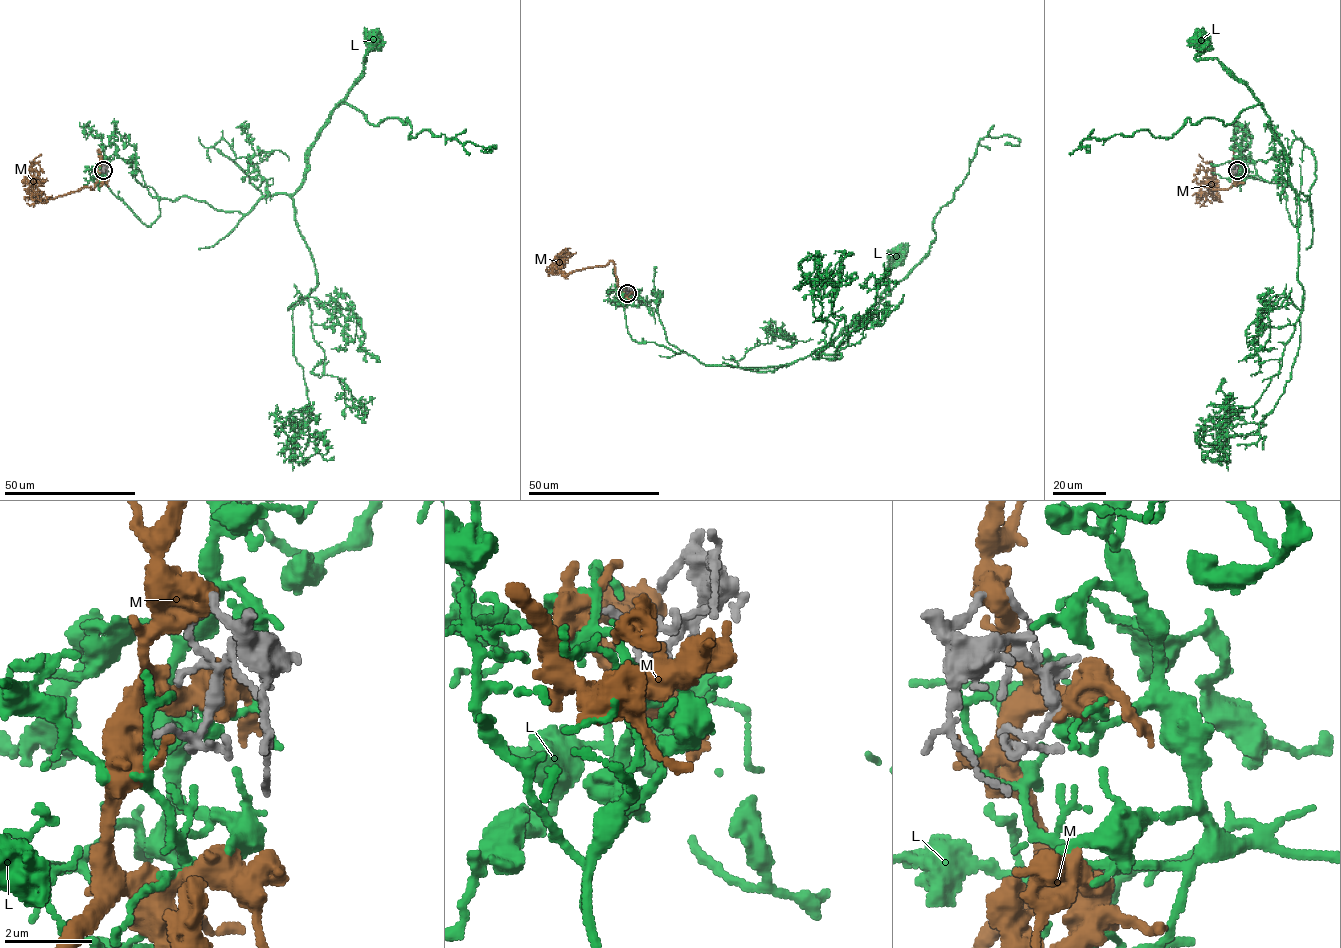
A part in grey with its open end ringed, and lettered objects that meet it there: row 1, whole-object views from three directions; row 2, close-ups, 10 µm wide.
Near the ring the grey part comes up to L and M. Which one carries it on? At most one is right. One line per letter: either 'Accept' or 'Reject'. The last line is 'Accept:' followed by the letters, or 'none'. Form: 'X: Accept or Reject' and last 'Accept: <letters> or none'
L: Accept
M: Reject
Accept: L

